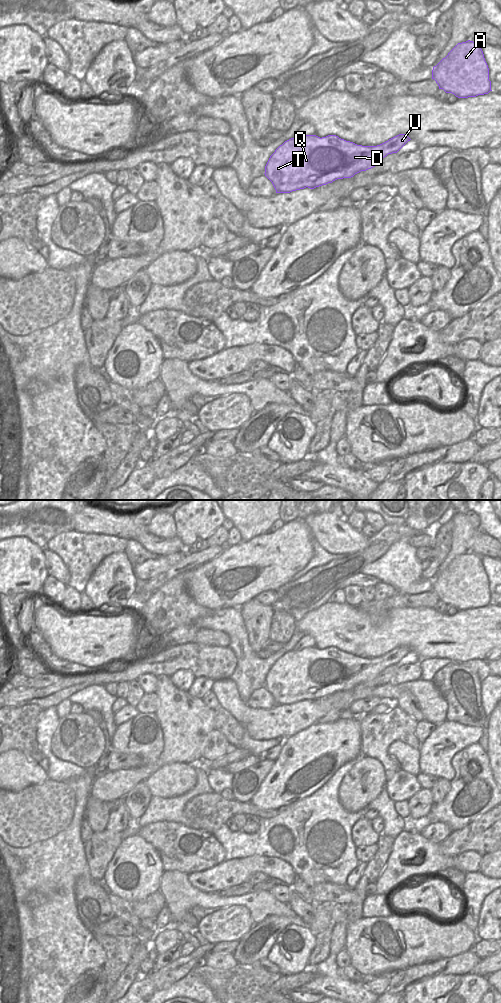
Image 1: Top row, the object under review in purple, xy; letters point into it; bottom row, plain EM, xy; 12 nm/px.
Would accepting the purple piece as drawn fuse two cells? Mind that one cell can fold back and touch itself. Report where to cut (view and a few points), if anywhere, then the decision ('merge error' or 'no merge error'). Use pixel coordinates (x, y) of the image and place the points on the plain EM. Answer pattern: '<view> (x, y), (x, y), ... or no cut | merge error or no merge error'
no cut | no merge error

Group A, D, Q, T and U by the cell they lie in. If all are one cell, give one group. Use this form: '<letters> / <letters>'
A D Q T U

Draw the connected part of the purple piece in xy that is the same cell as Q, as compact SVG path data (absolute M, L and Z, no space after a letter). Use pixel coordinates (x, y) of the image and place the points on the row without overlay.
M399 646L377 658L362 658L336 647L291 650L270 668L264 686L272 694L276 705L290 705L306 699L314 701L337 691L351 690L361 683L375 679L384 669L397 665L410 652L407 647Z

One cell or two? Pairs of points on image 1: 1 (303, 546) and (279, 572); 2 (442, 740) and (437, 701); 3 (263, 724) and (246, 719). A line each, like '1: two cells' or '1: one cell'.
1: one cell
2: two cells
3: one cell

